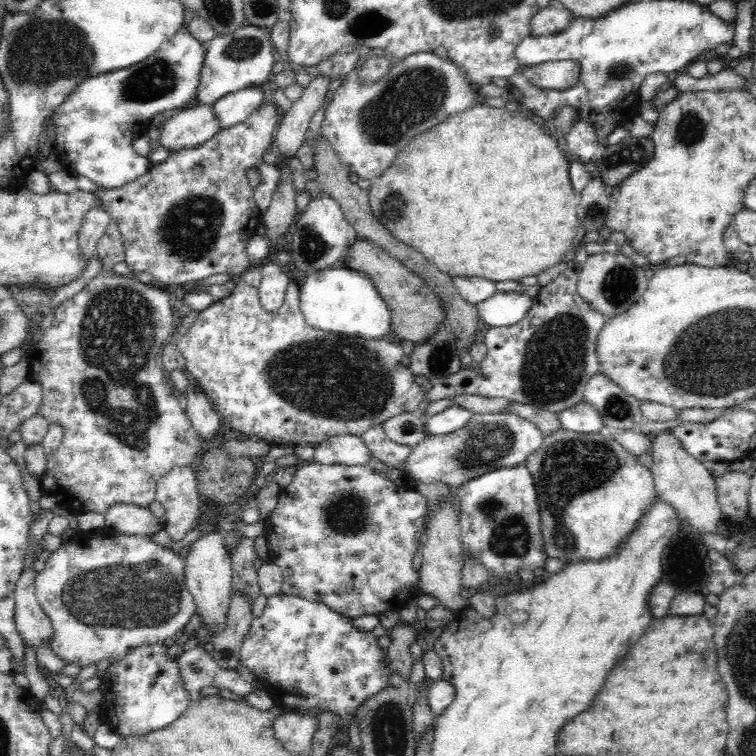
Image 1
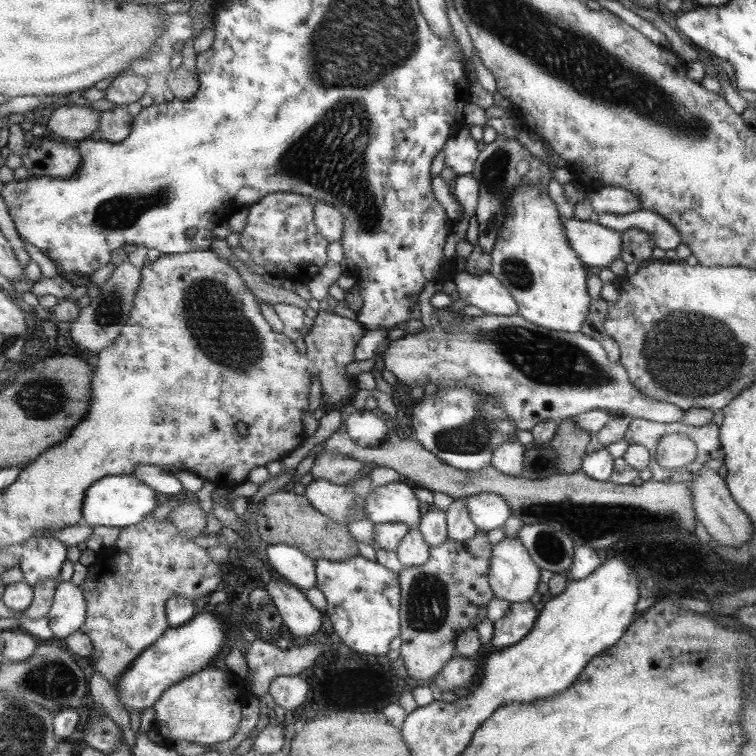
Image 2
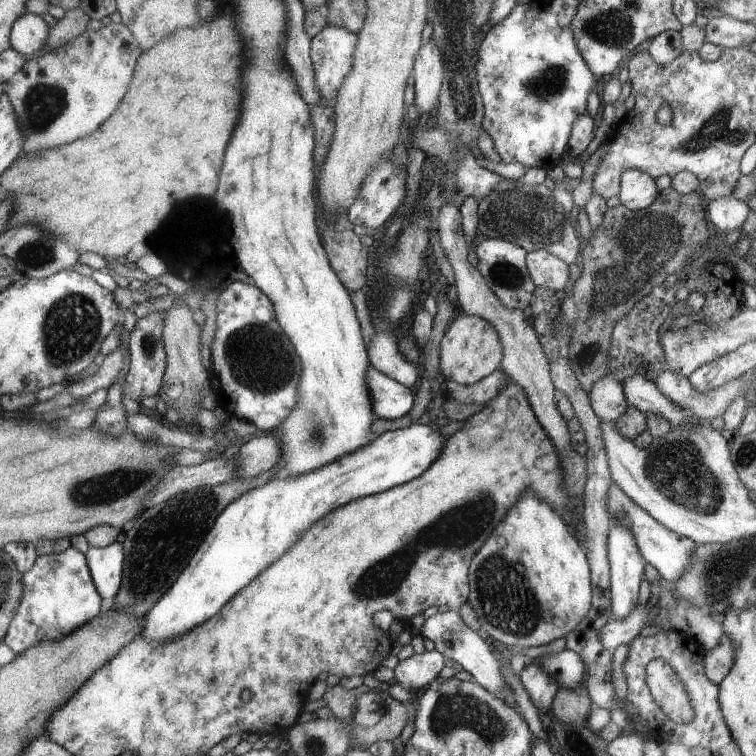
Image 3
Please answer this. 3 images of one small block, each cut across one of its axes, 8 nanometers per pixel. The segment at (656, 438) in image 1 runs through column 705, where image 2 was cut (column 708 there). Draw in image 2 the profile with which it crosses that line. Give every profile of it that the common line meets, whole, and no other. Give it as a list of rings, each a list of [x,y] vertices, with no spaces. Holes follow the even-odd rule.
[[[702,466],[697,477],[693,477],[693,480],[689,481],[688,490],[690,491],[695,518],[701,522],[707,534],[718,545],[740,547],[751,539],[752,533],[755,532],[755,526],[751,524],[747,514],[741,511],[738,504],[731,499],[724,478],[721,478],[716,470]]]

